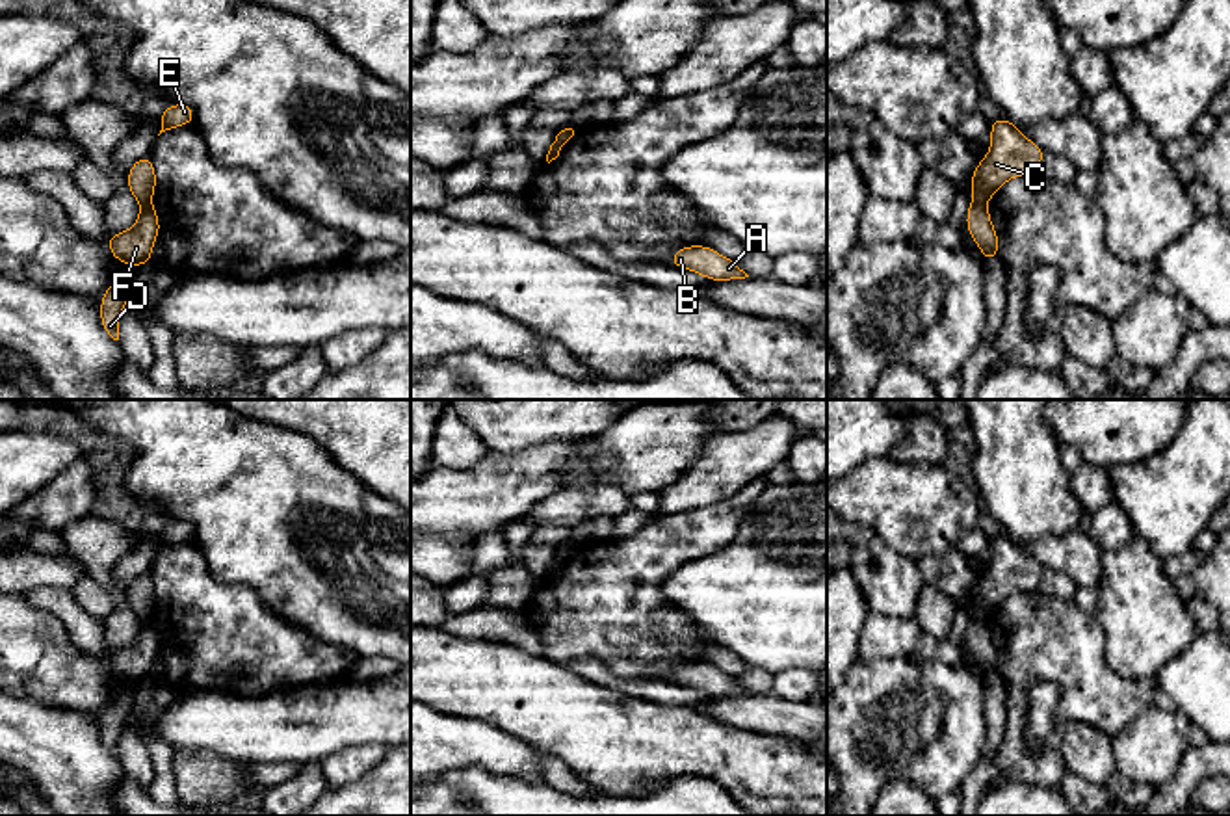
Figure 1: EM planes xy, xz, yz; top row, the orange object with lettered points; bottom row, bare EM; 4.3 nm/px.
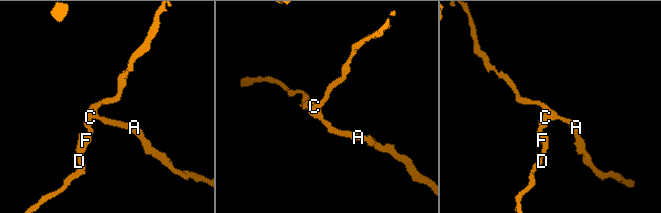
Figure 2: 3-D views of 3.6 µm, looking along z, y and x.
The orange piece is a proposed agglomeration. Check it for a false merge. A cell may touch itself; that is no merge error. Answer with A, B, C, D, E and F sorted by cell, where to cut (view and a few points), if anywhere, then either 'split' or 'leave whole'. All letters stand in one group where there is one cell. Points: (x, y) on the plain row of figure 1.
A B C E / D F | yz (974, 612), (985, 618) | split

